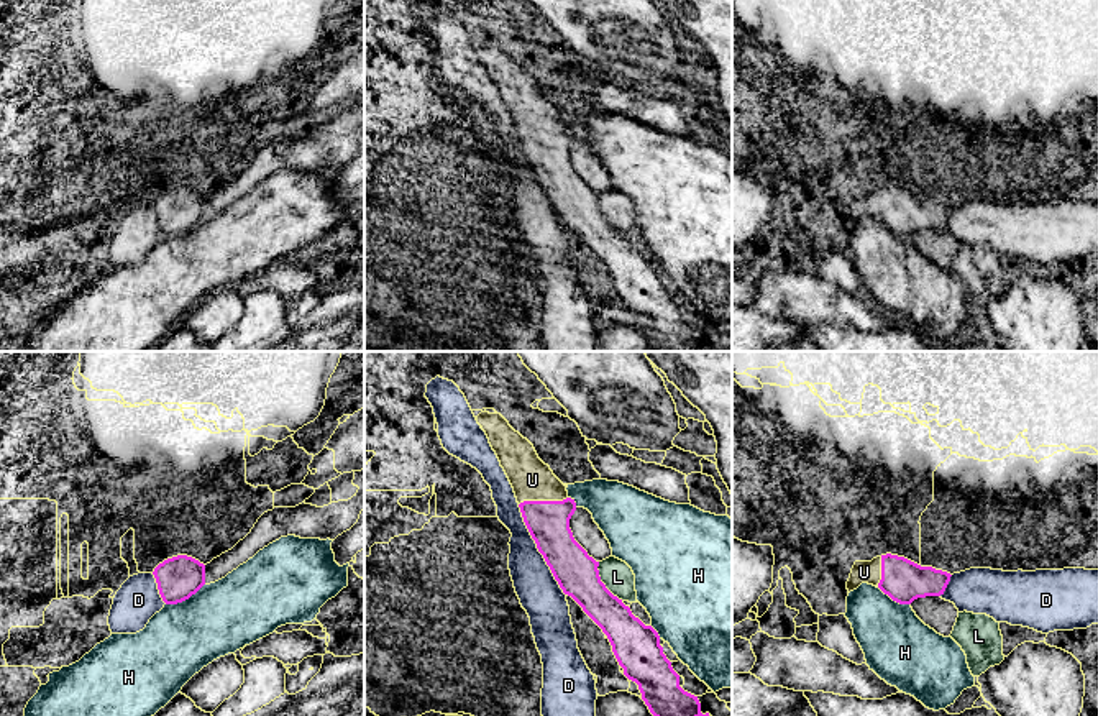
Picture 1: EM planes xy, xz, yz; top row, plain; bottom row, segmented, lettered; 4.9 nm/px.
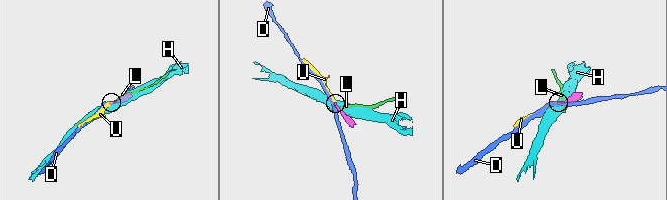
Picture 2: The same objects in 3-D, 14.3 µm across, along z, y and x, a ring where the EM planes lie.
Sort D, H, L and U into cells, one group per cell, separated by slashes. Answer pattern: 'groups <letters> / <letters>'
groups D / H / L / U

